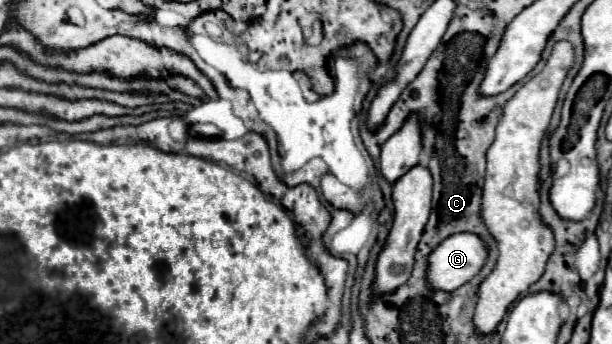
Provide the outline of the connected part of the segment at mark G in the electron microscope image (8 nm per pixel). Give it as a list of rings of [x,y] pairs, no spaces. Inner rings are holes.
[[[456,233],[442,241],[428,261],[430,287],[454,291],[478,275],[486,263],[486,243],[480,237],[474,237],[474,233]]]

